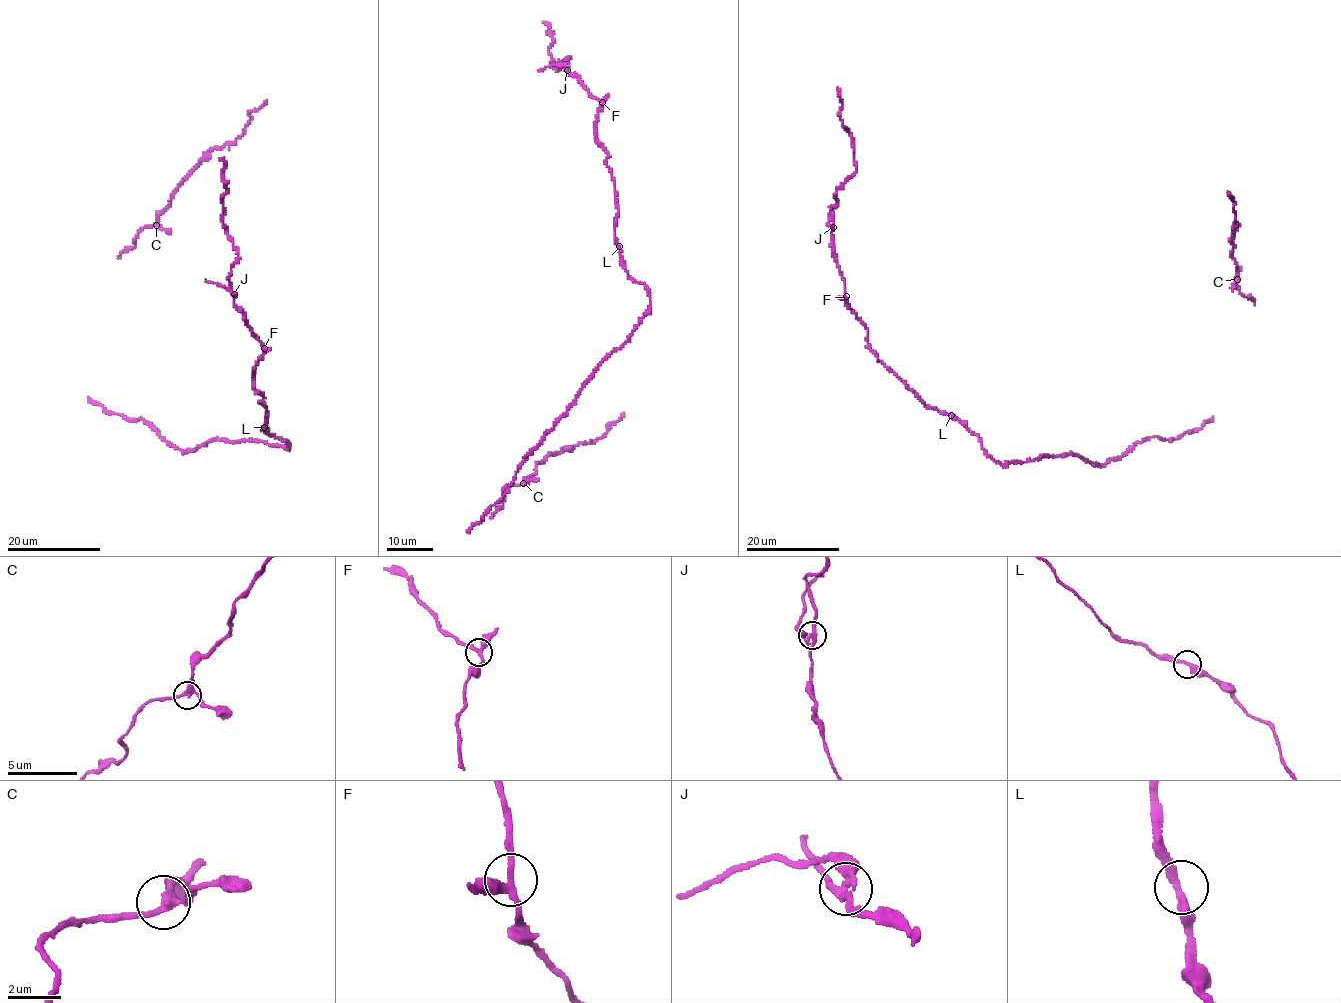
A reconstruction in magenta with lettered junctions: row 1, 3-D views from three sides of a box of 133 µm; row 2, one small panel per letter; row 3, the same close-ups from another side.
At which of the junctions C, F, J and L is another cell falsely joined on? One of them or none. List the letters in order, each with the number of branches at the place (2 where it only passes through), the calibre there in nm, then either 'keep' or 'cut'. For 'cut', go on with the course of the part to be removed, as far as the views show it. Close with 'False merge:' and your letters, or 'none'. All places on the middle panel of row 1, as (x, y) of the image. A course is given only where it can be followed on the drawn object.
C: 3 | 280 nm | keep
F: 3 | 240 nm | keep
J: 3 | 300 nm | cut | (567, 70), (565, 65), (555, 65), (537, 71)
L: 2 | 320 nm | keep
False merge: J

